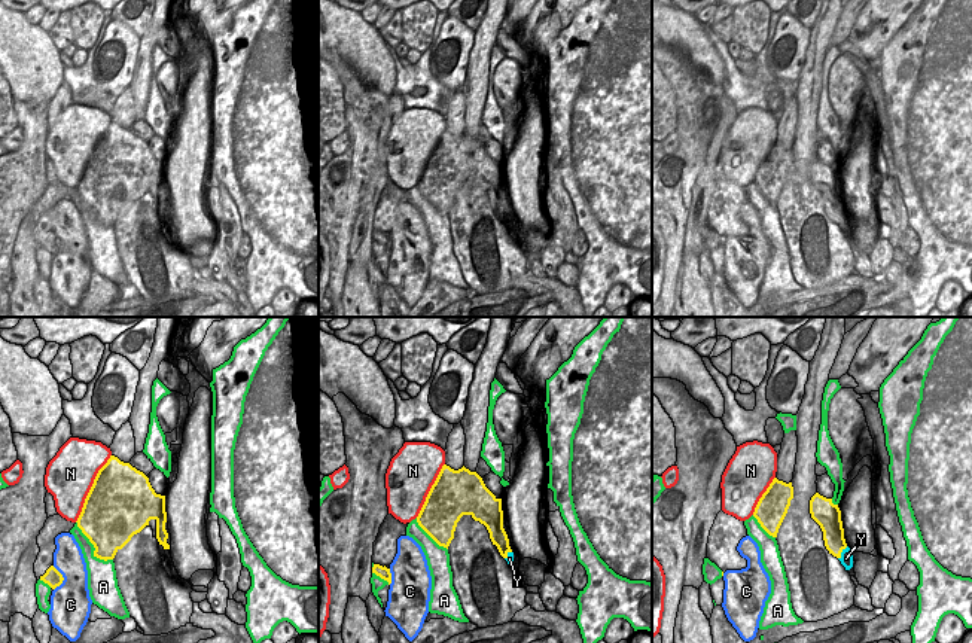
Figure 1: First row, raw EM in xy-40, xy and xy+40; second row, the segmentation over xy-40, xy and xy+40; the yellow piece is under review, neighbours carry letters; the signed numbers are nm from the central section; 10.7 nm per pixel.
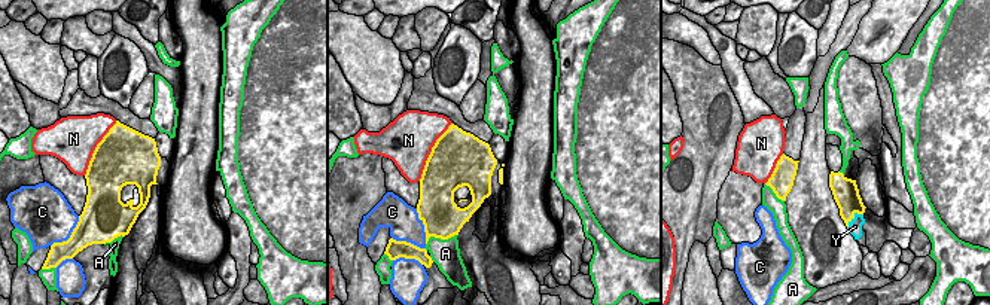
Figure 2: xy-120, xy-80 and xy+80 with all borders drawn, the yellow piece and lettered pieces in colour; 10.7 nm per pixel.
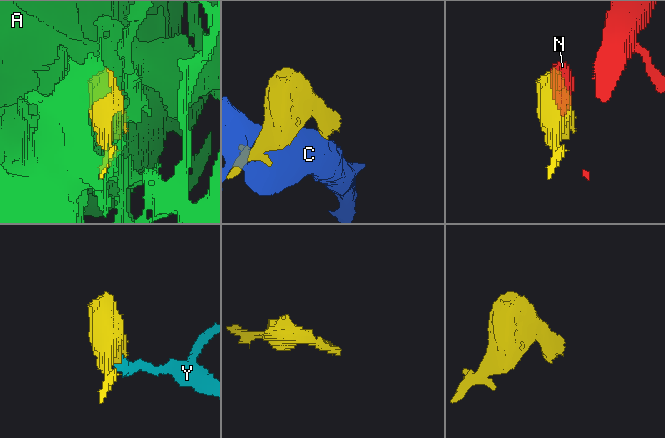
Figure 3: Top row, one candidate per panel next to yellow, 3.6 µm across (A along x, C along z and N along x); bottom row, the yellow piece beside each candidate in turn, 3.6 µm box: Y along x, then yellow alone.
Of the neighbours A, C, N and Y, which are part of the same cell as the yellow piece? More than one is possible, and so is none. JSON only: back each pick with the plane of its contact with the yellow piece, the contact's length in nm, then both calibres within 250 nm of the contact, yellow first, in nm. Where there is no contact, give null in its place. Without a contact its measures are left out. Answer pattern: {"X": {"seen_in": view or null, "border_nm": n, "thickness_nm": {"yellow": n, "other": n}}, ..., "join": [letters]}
{"join": []}

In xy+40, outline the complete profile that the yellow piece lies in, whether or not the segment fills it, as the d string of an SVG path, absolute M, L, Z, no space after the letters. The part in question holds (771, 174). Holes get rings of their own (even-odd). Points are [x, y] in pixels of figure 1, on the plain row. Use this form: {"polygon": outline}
{"polygon": "M777 144L773 146L767 158L759 165L753 183L770 202L777 204L792 165L792 149L786 150Z"}

